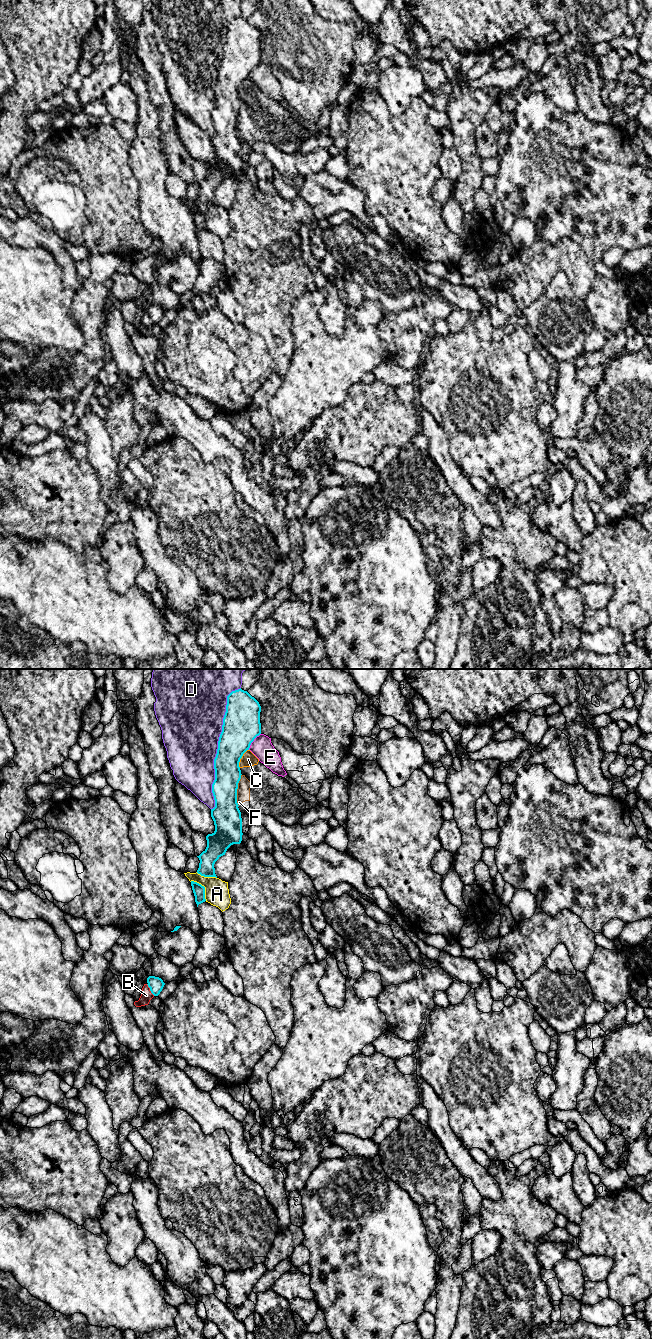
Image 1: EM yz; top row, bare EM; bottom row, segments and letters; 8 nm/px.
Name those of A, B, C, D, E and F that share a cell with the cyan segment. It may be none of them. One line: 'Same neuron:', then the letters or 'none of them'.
Same neuron: B

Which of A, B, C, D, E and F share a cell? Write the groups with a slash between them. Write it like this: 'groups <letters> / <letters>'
groups A / B / C F / D / E

